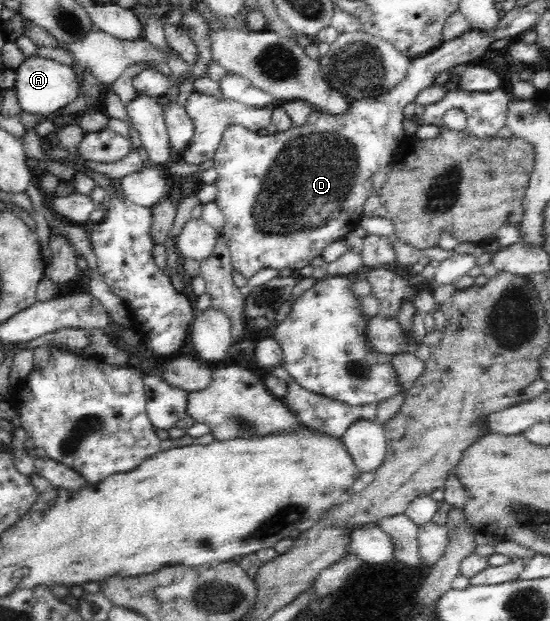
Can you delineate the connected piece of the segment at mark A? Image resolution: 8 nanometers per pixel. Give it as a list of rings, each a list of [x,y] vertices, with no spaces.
[[[33,55],[25,59],[16,68],[16,95],[21,106],[21,111],[29,114],[48,116],[62,110],[73,102],[81,91],[81,78],[75,73],[73,67],[61,64],[55,59],[47,59]]]

